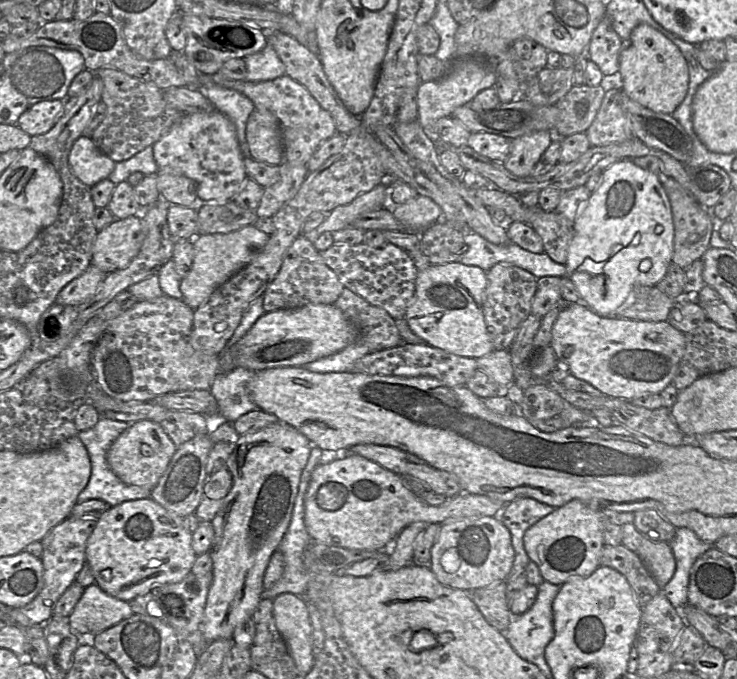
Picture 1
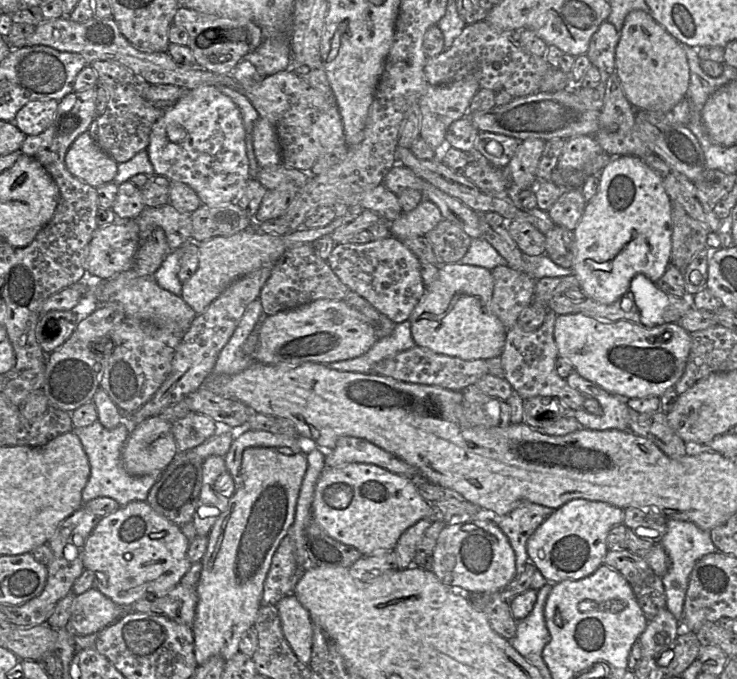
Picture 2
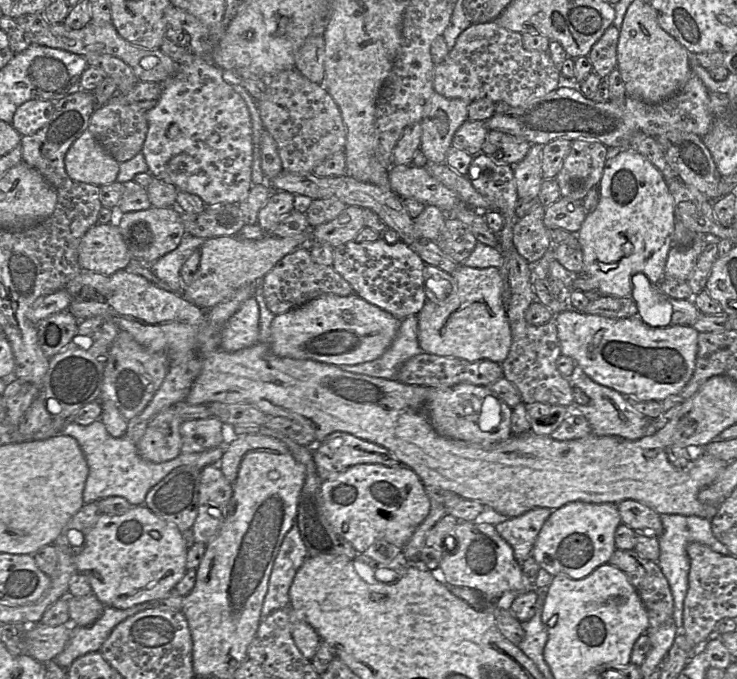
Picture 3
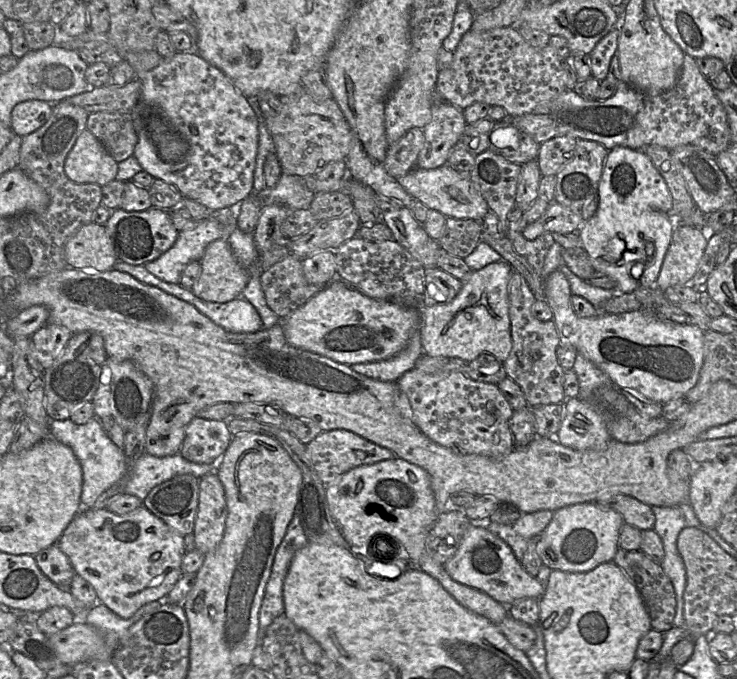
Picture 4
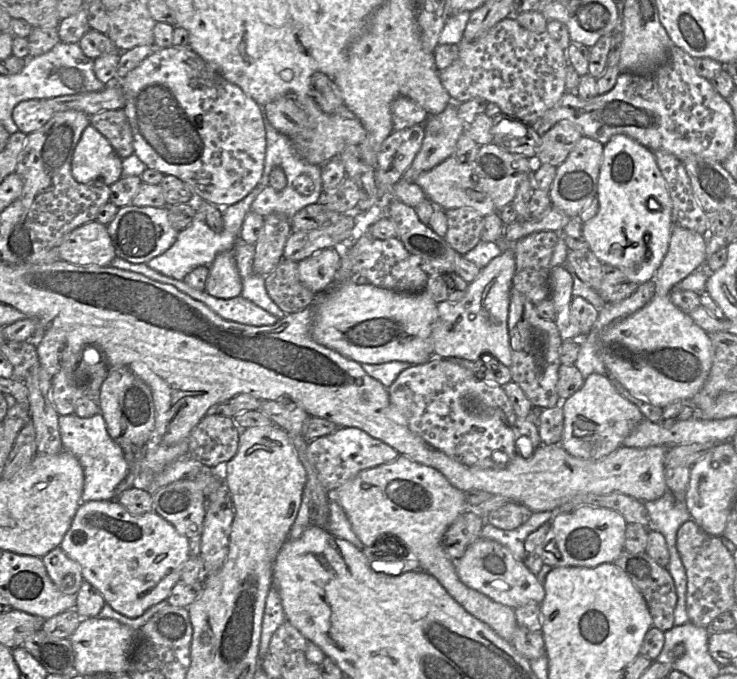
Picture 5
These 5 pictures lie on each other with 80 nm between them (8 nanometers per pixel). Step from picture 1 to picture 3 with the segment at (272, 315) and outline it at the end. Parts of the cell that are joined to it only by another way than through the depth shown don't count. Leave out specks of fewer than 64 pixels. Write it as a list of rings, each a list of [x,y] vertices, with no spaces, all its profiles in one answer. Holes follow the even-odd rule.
[[[324,294],[276,315],[271,323],[269,344],[279,357],[310,359],[337,366],[355,365],[380,357],[394,340],[400,322],[357,294]]]

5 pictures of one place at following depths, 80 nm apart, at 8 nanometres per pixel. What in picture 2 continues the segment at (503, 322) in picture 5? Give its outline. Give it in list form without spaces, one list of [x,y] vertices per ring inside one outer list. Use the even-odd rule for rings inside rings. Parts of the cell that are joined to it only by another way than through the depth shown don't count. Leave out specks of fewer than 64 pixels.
[[[460,263],[440,266],[437,278],[425,287],[422,297],[408,318],[415,345],[462,360],[499,357],[508,330],[492,310],[493,289],[491,270]]]

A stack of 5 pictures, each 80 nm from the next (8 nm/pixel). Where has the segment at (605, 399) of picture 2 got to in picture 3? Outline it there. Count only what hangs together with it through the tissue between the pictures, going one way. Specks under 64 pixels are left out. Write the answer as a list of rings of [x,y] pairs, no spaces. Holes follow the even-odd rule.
[[[575,365],[568,379],[572,387],[580,388],[590,399],[590,402],[586,405],[573,403],[572,407],[588,420],[593,434],[597,436],[618,436],[628,440],[638,440],[650,433],[650,425],[654,419],[635,410],[629,403],[628,398],[620,392],[598,384],[586,375],[578,365]]]

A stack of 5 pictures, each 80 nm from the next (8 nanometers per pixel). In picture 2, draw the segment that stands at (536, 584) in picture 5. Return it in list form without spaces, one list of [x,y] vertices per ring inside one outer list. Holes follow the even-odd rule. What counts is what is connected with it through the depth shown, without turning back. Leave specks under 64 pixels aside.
[[[491,520],[450,523],[440,532],[437,539],[433,553],[432,572],[444,585],[460,587],[467,592],[502,591],[516,578],[515,553],[507,536]]]

